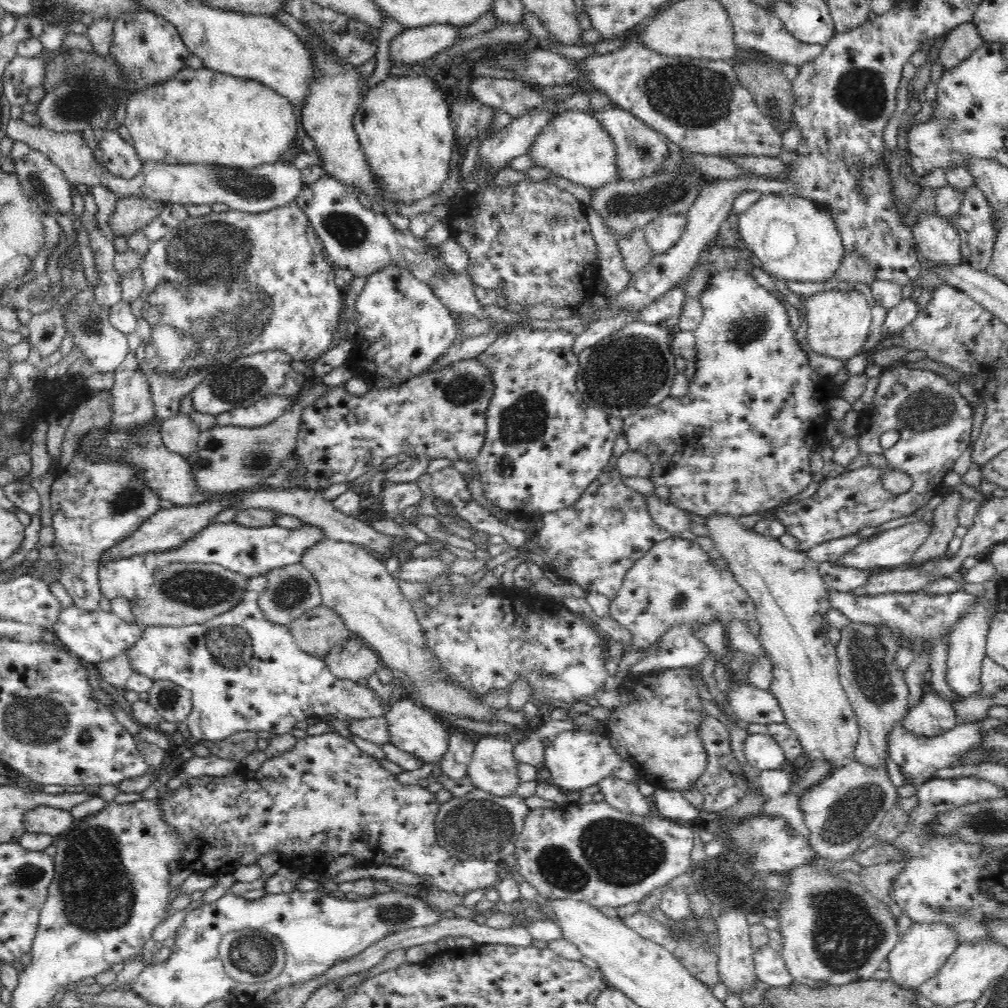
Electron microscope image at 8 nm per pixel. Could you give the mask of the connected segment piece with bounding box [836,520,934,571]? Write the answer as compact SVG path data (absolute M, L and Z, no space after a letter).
M918 520L913 524L906 524L900 528L894 528L894 530L878 533L858 544L850 552L846 552L836 564L862 571L868 568L890 568L891 570L903 568L910 560L913 560L914 552L917 552L922 543L928 540L928 536L932 534L932 526L934 526L933 521L926 523Z

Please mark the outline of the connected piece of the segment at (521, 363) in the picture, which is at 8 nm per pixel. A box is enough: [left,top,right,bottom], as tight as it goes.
[475,328,623,514]

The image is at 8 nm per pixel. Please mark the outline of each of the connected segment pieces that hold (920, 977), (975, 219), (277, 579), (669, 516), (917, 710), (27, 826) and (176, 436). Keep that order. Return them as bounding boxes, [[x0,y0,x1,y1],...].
[[885,921,958,990],[951,185,996,271],[258,563,323,625],[645,495,692,535],[902,690,957,737],[22,806,75,836],[159,412,201,459]]

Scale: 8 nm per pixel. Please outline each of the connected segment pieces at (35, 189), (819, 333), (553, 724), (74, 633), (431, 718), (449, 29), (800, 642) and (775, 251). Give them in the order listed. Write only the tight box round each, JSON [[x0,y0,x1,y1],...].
[[15,149,72,215],[803,288,873,360],[513,720,591,766],[52,605,143,666],[388,698,449,764],[390,24,463,64],[706,513,859,772],[737,194,845,281]]

